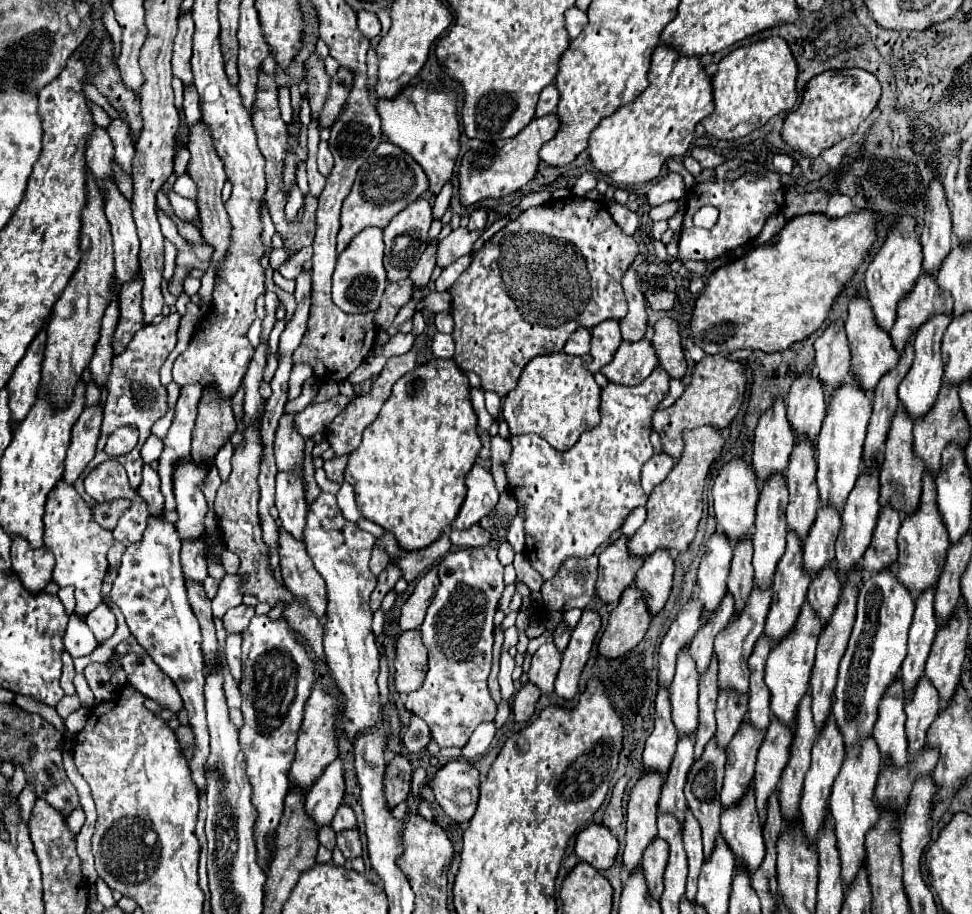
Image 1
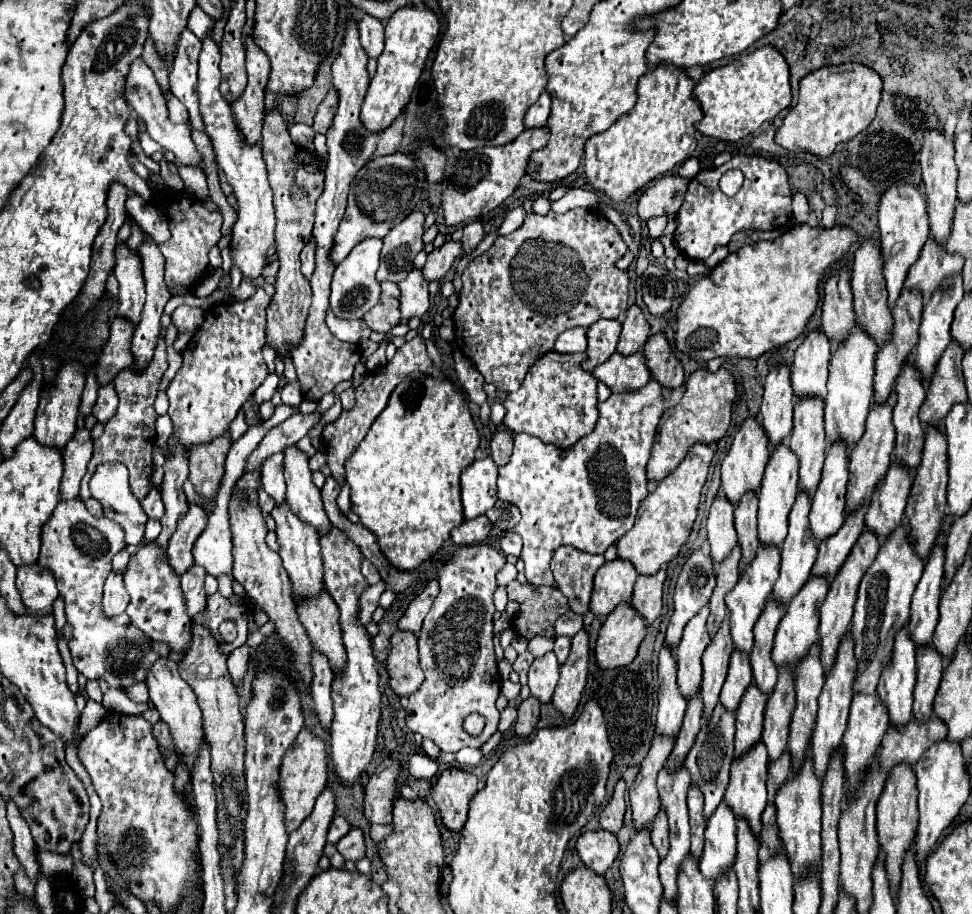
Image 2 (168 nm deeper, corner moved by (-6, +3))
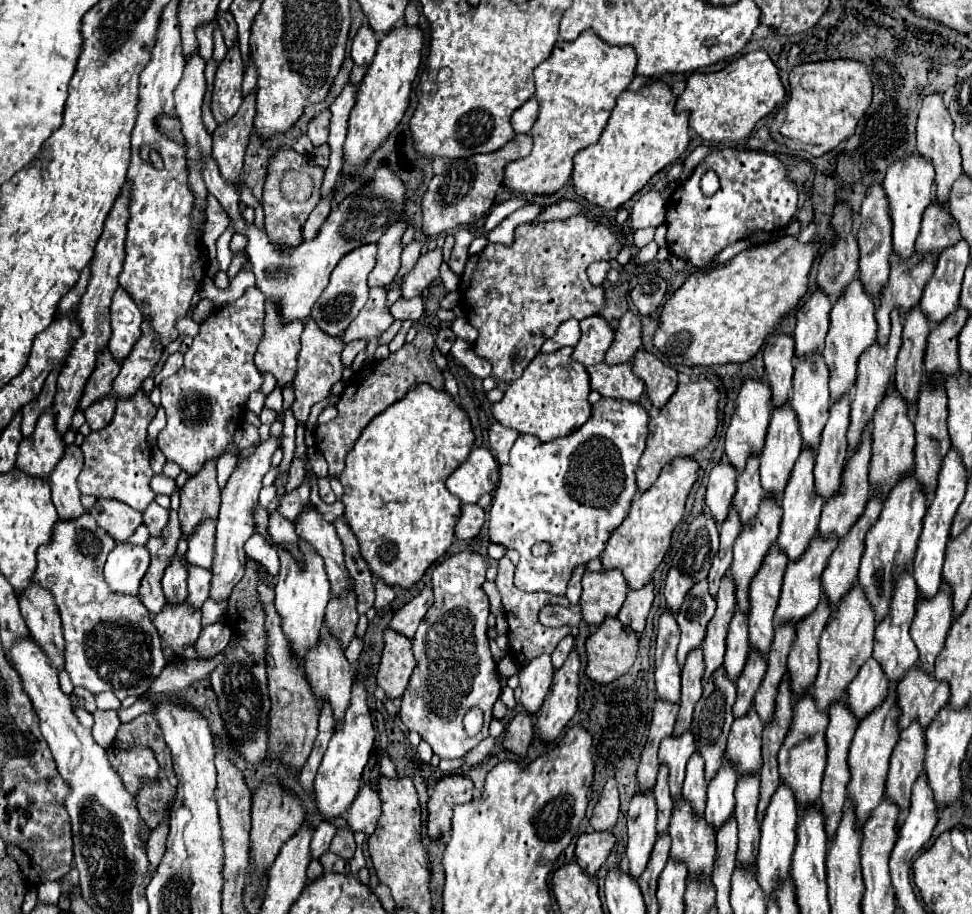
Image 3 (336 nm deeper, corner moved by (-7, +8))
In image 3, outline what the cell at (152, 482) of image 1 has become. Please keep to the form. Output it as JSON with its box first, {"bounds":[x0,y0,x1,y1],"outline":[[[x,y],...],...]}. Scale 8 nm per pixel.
{"bounds":[144,501,168,537],"outline":[[[152,501],[148,505],[148,509],[144,511],[144,525],[148,527],[152,537],[160,537],[164,527],[168,523],[168,509],[162,509],[156,501]]]}

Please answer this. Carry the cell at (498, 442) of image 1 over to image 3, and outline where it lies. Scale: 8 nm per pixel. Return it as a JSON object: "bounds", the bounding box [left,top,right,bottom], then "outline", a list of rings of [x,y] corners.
{"bounds":[490,423,518,465],"outline":[[[500,423],[490,425],[490,447],[496,451],[500,465],[508,463],[508,453],[512,449],[516,437],[518,437],[518,431],[514,431],[514,429],[506,429]]]}

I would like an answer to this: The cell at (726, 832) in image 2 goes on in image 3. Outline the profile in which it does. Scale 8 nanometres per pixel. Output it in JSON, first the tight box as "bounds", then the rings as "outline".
{"bounds":[706,759,738,829],"outline":[[[724,759],[720,773],[708,783],[708,801],[706,801],[706,821],[716,829],[728,821],[734,813],[734,789],[738,775],[732,771],[732,763]]]}

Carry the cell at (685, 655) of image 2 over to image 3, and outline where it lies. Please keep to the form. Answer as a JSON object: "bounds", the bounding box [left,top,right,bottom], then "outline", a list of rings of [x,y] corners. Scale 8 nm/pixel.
{"bounds":[676,579,716,665],"outline":[[[702,579],[700,583],[694,583],[688,595],[684,597],[680,611],[676,613],[676,621],[682,631],[680,645],[678,645],[678,663],[680,665],[684,665],[688,651],[702,643],[706,635],[706,625],[712,619],[714,611],[716,611],[716,601],[708,593],[708,581]]]}

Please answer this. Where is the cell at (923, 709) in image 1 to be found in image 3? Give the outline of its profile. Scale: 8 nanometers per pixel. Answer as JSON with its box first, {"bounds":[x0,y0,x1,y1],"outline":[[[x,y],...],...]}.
{"bounds":[910,583,952,675],"outline":[[[942,583],[938,593],[930,599],[918,597],[914,623],[910,627],[912,641],[920,653],[920,667],[932,675],[934,661],[944,647],[946,633],[952,625],[952,589]]]}

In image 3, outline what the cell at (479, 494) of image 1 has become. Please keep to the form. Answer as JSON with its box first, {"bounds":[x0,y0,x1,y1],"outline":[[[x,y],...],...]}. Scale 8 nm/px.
{"bounds":[446,447,498,503],"outline":[[[476,447],[470,451],[464,465],[460,465],[446,481],[450,493],[462,503],[476,503],[484,493],[492,493],[498,485],[498,463],[494,455]]]}

